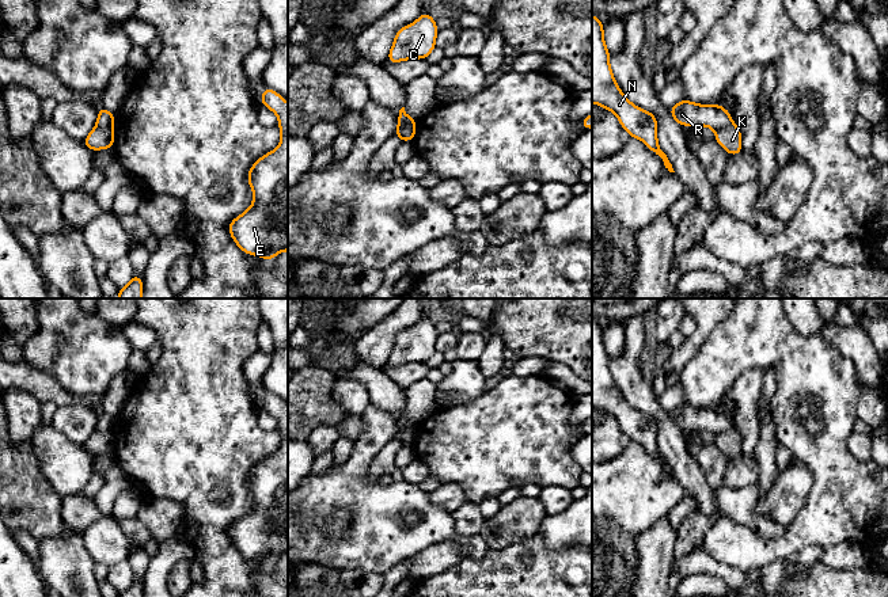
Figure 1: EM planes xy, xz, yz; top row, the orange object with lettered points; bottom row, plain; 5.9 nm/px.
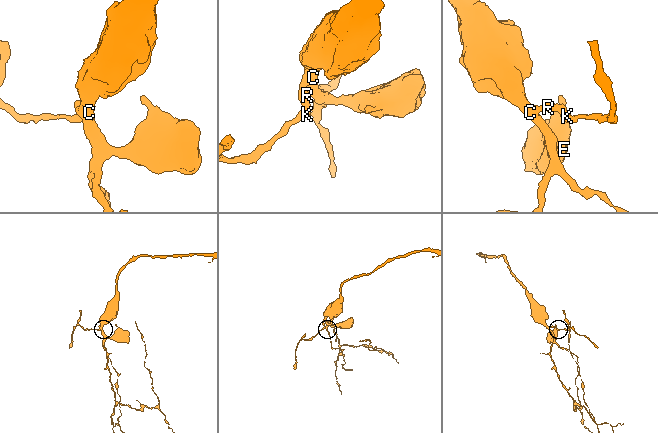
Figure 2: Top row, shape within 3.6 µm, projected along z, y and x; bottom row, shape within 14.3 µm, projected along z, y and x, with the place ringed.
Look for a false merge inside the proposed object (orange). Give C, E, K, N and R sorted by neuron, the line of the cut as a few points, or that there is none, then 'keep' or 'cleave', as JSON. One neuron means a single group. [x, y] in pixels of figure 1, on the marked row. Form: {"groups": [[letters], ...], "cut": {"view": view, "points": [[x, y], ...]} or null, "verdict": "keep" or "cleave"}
{"groups": [["C", "E", "N", "R"], ["K"]], "cut": {"view": "xz", "points": [[398, 120], [405, 124], [416, 122]]}, "verdict": "cleave"}

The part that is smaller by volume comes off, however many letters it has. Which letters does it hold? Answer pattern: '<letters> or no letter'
K

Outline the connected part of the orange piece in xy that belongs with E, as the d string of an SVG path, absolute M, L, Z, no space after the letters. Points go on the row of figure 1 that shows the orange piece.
M265 87L259 103L278 117L277 128L281 130L281 141L274 151L267 152L251 166L247 183L253 189L253 204L228 224L228 232L244 254L272 262L277 254L288 251L288 103L269 87Z

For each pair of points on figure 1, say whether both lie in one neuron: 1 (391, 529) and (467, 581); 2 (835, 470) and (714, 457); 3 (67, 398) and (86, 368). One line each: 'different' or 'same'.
1: different
2: different
3: different

